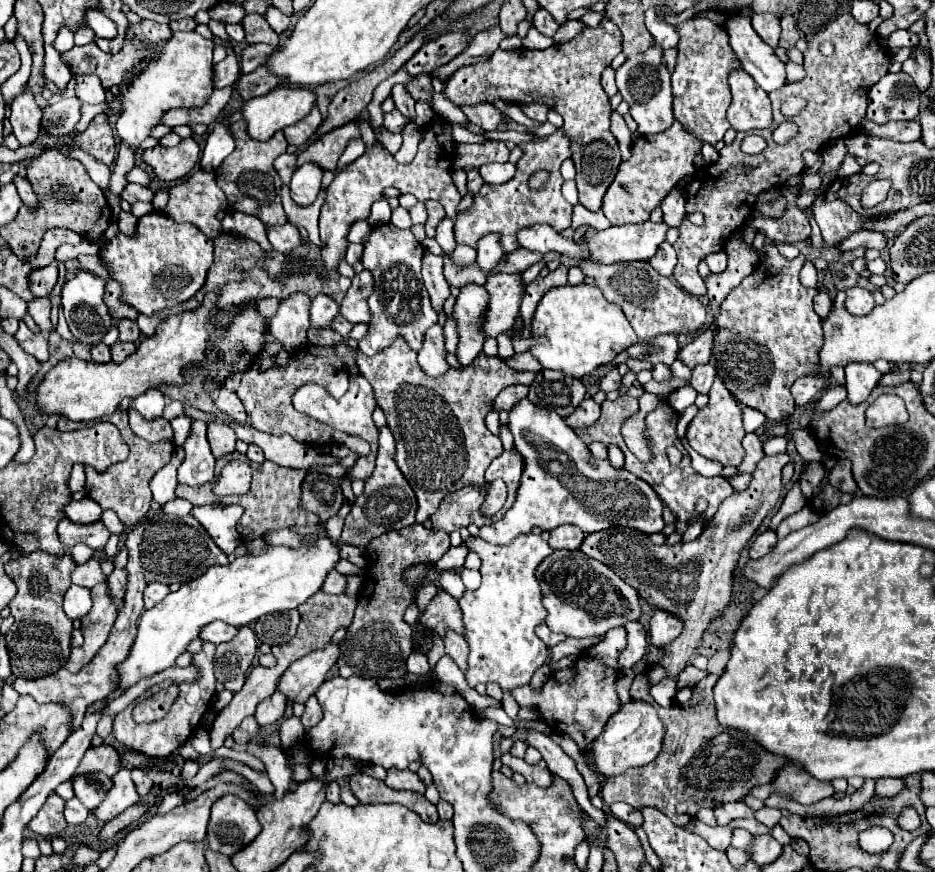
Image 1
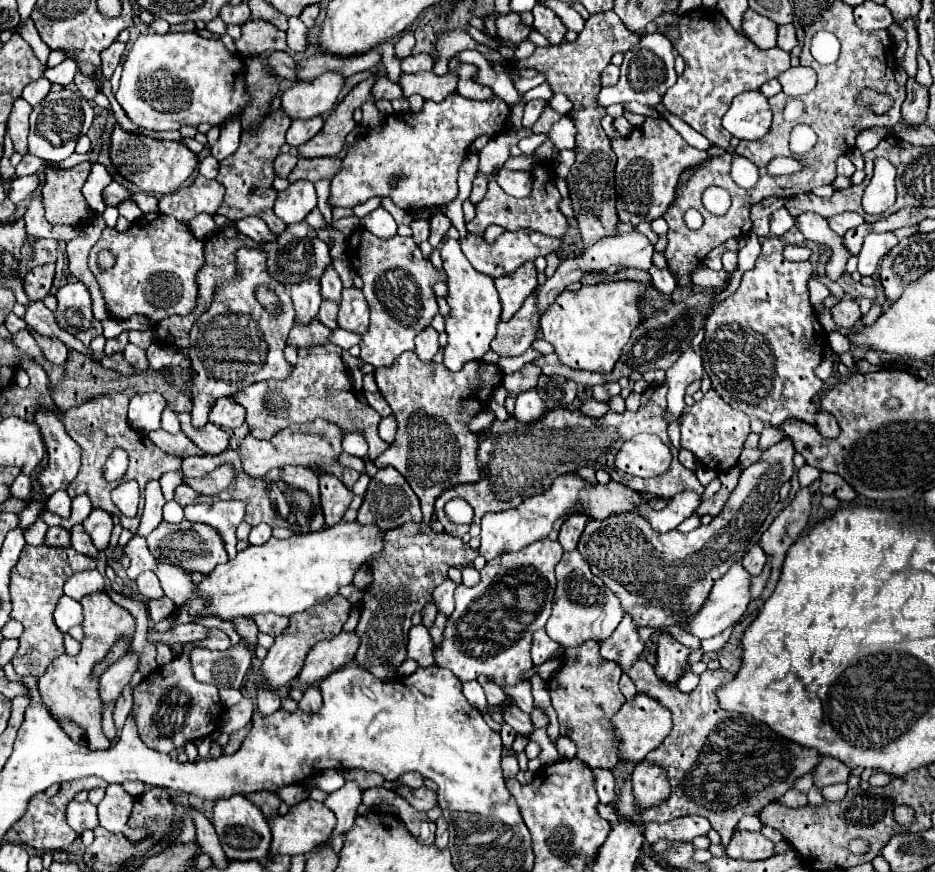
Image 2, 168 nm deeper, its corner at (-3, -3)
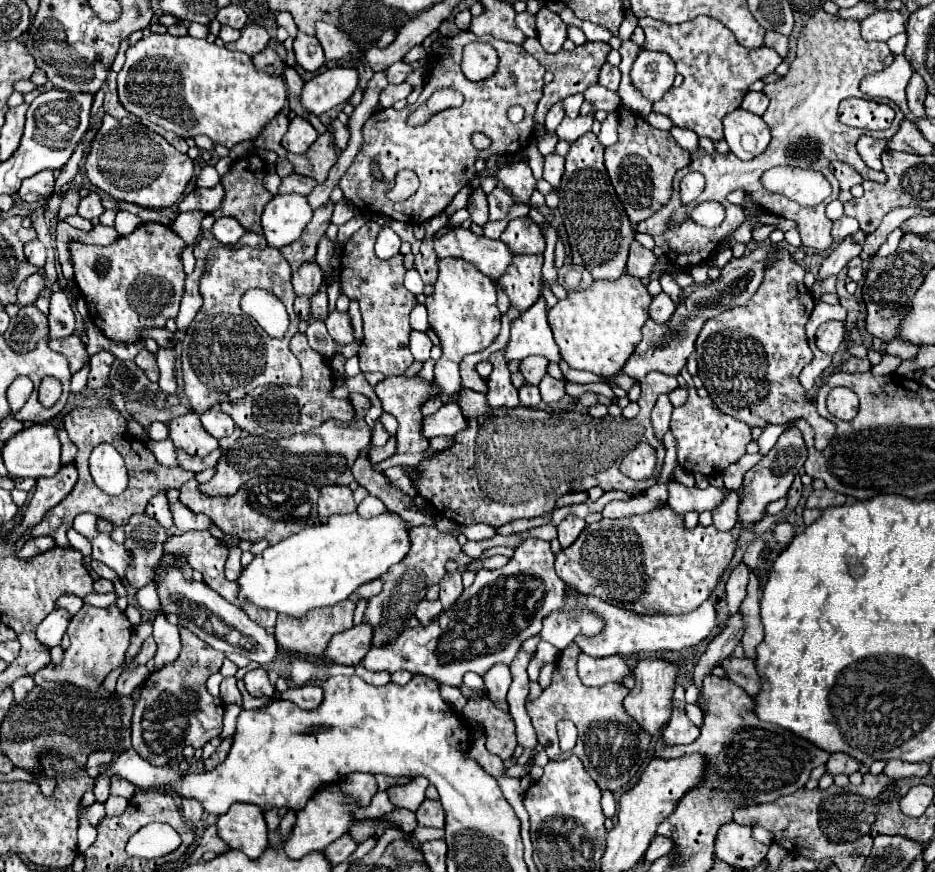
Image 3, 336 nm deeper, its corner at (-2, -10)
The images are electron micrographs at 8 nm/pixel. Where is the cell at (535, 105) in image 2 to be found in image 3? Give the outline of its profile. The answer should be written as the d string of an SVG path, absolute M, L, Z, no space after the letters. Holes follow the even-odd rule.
M458 32L456 36L444 38L442 46L448 50L448 54L438 54L430 60L428 66L428 80L416 100L416 104L408 104L404 110L394 108L382 108L376 110L368 122L364 124L364 146L356 154L352 166L346 170L346 174L340 178L340 188L344 192L344 198L358 208L360 212L382 212L394 220L406 222L406 224L424 224L432 216L440 214L452 198L476 176L474 162L478 158L488 160L490 156L512 156L522 152L534 132L534 110L538 100L542 98L544 88L544 66L532 58L522 46L510 44L504 40L496 40L492 36L478 38L472 32ZM468 42L490 42L500 56L500 68L498 72L484 80L484 82L470 82L464 78L460 70L460 58L462 48ZM436 88L456 88L464 94L464 104L458 108L444 110L440 114L434 114L426 124L422 126L408 126L406 118L412 110L416 110L426 98L430 98L430 92ZM520 104L526 110L526 116L520 124L512 124L506 118L506 112L510 106ZM474 132L484 132L488 138L492 138L492 146L488 150L476 150L470 142L470 136ZM378 160L380 170L388 182L378 182L370 174L370 162ZM410 168L420 178L420 188L416 194L412 194L408 200L394 204L386 198L386 192L392 188L394 178L398 170Z

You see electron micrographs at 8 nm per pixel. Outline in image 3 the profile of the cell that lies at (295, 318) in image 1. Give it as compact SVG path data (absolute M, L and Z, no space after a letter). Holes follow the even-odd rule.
M316 260L304 262L300 270L292 274L292 286L296 296L314 296L324 282L324 272L320 272L320 266Z

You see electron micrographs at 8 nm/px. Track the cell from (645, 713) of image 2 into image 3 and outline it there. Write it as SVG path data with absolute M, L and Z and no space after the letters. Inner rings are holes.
M656 658L638 660L634 666L636 686L624 698L624 708L648 734L656 734L672 714L672 686L676 686L676 676L678 676L676 664Z

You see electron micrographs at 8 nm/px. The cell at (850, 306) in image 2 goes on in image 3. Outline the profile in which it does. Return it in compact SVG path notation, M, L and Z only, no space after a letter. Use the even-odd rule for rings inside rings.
M830 320L816 330L816 348L824 354L834 354L844 340L844 322Z

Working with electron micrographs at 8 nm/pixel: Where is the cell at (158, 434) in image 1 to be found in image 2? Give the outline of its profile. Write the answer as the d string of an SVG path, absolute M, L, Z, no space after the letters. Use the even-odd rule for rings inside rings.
M157 429L153 433L147 435L159 449L167 451L167 453L175 453L175 455L181 455L181 457L187 457L187 455L203 455L203 451L185 435L185 433L177 433L177 435L171 435L163 429Z

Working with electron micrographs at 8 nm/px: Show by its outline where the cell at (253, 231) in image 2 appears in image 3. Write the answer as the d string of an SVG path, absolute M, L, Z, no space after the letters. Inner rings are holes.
M218 218L212 226L212 234L220 244L236 244L244 234L244 228L234 218Z

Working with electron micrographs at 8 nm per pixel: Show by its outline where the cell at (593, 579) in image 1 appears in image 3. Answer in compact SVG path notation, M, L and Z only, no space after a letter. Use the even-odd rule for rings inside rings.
M562 610L562 612L552 612L550 616L544 618L540 638L556 646L558 650L564 650L568 644L572 644L572 640L578 634L594 636L602 630L602 626L604 622L600 622L600 618L590 612Z

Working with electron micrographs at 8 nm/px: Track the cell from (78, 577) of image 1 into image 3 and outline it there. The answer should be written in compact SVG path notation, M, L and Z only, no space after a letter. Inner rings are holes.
M66 594L66 596L60 596L58 600L56 600L56 608L64 608L64 610L68 610L72 616L82 608L82 598L78 598L78 596L74 596L74 594Z

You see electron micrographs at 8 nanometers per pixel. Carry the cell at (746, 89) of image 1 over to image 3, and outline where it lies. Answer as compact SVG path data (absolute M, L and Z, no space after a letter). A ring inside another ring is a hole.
M738 108L724 118L724 140L738 158L752 160L766 150L770 128L760 116Z

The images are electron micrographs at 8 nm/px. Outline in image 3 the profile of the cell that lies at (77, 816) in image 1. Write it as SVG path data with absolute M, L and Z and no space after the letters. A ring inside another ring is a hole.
M100 802L92 804L92 806L86 810L86 816L88 816L90 824L98 826L98 822L100 822L100 820L106 816L106 812L104 812L104 804L100 804Z

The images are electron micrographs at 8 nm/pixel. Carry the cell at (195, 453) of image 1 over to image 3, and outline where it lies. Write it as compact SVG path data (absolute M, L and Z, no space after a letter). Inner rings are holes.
M212 248L206 256L204 274L200 278L200 294L204 304L190 322L182 342L182 376L184 392L192 408L202 414L226 400L240 400L258 386L296 386L302 378L300 364L290 352L290 338L298 332L300 318L294 314L294 290L290 284L290 266L276 248ZM248 288L264 288L278 296L288 314L290 326L284 338L268 336L252 318L240 310L240 298Z

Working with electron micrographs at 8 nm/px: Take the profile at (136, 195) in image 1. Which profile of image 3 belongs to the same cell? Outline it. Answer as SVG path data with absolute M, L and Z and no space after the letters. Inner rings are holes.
M90 192L86 198L80 200L80 206L78 206L78 214L92 220L92 218L98 218L100 214L104 212L102 204L100 204L100 196L96 192Z

